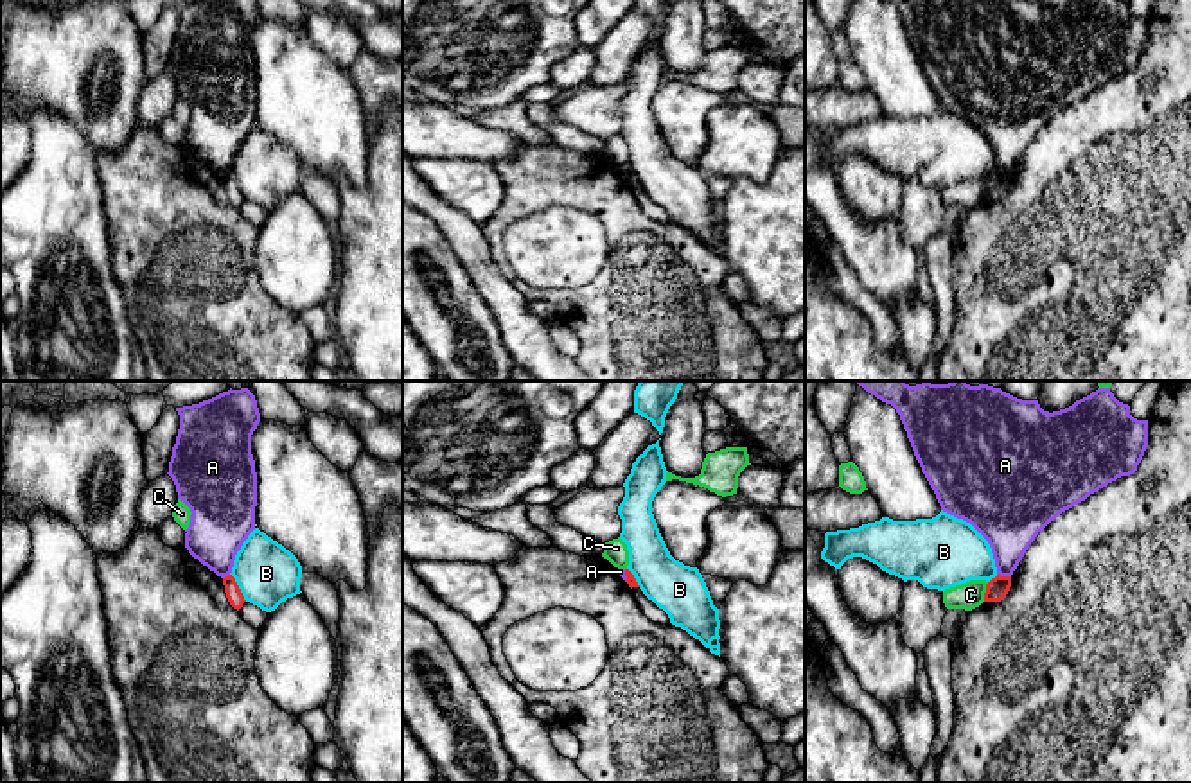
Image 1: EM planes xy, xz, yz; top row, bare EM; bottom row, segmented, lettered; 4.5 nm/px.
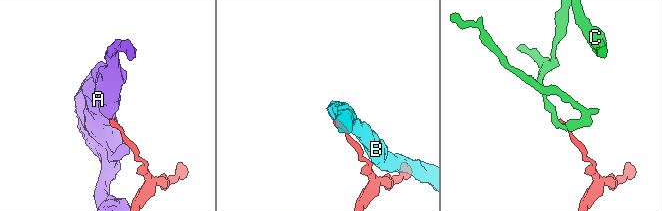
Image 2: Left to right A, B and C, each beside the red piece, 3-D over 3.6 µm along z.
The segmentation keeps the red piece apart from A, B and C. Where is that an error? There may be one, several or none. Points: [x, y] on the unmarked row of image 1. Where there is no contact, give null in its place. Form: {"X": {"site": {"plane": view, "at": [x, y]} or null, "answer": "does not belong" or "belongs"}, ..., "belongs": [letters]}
{"A": {"site": {"plane": "yz", "at": [1005, 175]}, "answer": "does not belong"}, "B": {"site": {"plane": "xy", "at": [238, 185]}, "answer": "does not belong"}, "C": {"site": {"plane": "yz", "at": [987, 189]}, "answer": "does not belong"}, "belongs": []}

